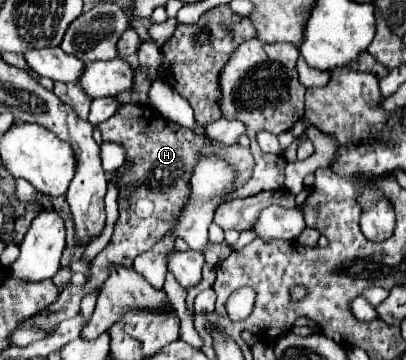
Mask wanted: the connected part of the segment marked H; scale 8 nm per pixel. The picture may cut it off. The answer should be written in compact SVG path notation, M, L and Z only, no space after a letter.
M125 104L121 110L101 122L97 126L101 130L103 142L115 142L125 148L125 172L119 176L119 180L111 174L111 182L119 188L119 220L115 224L113 238L109 246L97 254L89 264L89 274L85 280L85 286L79 288L79 296L89 294L91 290L97 290L105 282L109 274L111 264L123 264L131 268L133 258L153 248L179 220L179 214L183 212L185 204L189 202L191 194L191 174L197 164L197 158L203 154L215 154L223 158L229 166L233 166L237 178L235 188L239 188L253 172L253 156L249 148L243 148L239 144L235 146L221 146L221 144L205 144L199 136L195 136L191 130L165 120L155 108L145 104Z

